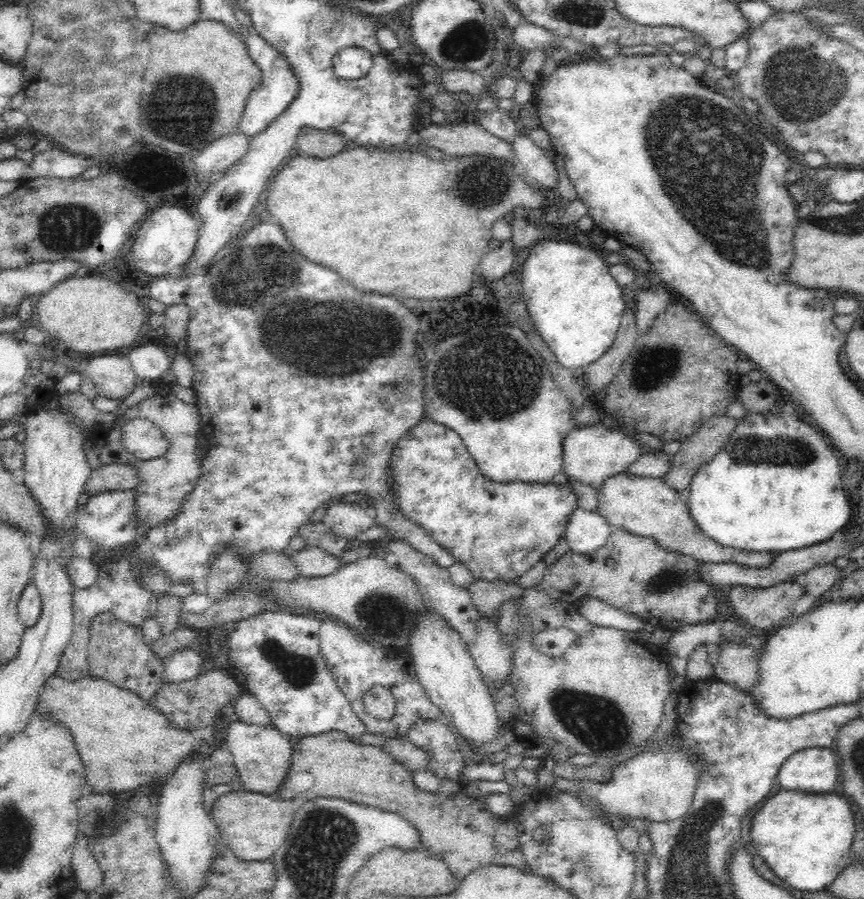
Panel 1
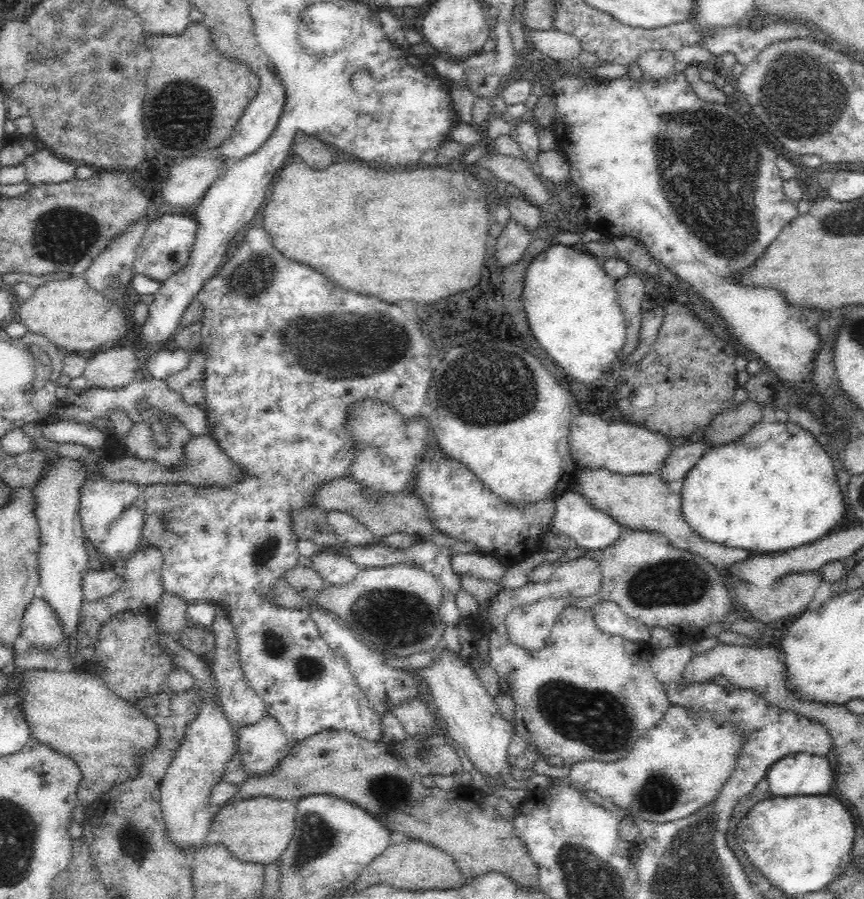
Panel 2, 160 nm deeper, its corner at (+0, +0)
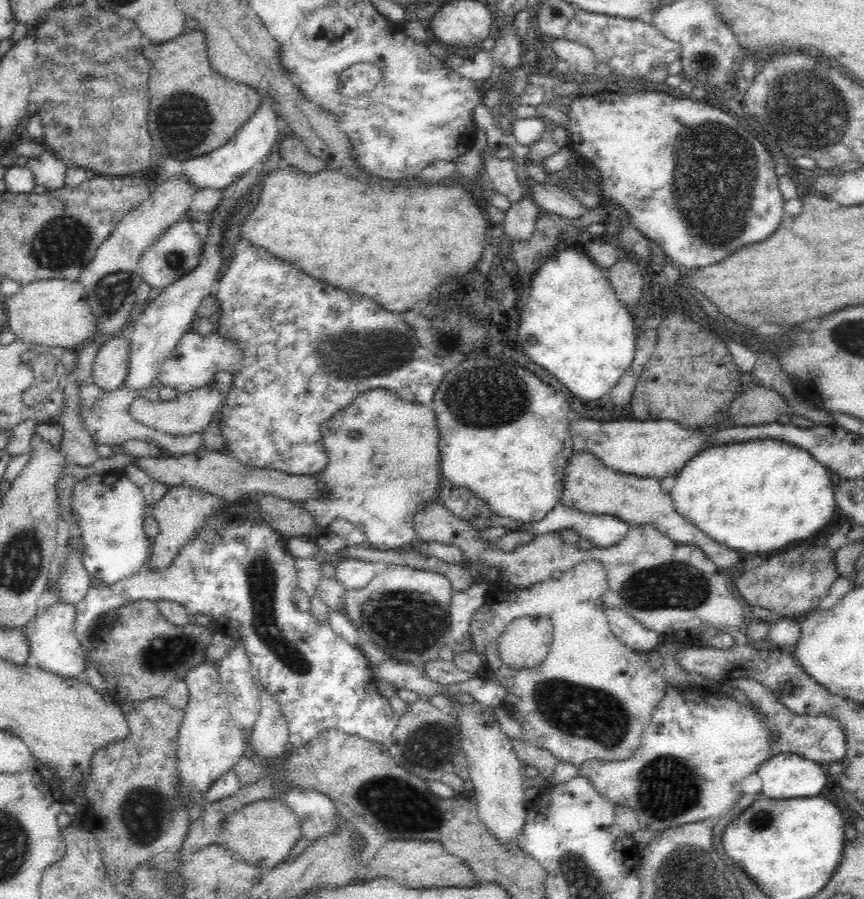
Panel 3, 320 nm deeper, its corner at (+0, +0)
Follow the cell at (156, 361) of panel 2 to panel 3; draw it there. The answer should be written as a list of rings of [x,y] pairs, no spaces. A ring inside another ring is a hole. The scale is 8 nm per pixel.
[[[193,324],[166,360],[157,384],[159,387],[175,389],[179,394],[186,394],[196,388],[214,384],[217,373],[221,371],[236,378],[238,374],[242,374],[244,362],[244,345],[240,345],[236,339],[226,339],[216,327],[213,332],[204,336],[199,334],[196,324]]]

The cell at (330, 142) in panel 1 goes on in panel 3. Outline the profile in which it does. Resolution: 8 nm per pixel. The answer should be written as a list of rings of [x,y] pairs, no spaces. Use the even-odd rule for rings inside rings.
[[[286,136],[279,145],[278,153],[288,164],[309,175],[327,168],[326,163],[320,157],[316,157],[308,151],[298,136]]]

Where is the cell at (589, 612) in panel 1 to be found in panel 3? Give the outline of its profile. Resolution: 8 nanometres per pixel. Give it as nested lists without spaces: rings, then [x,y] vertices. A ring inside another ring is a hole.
[[[610,608],[605,612],[606,619],[608,619],[612,632],[628,647],[634,649],[636,652],[651,652],[656,650],[658,644],[662,642],[662,636],[643,624],[640,624],[634,617],[628,615],[626,612],[618,608]]]

